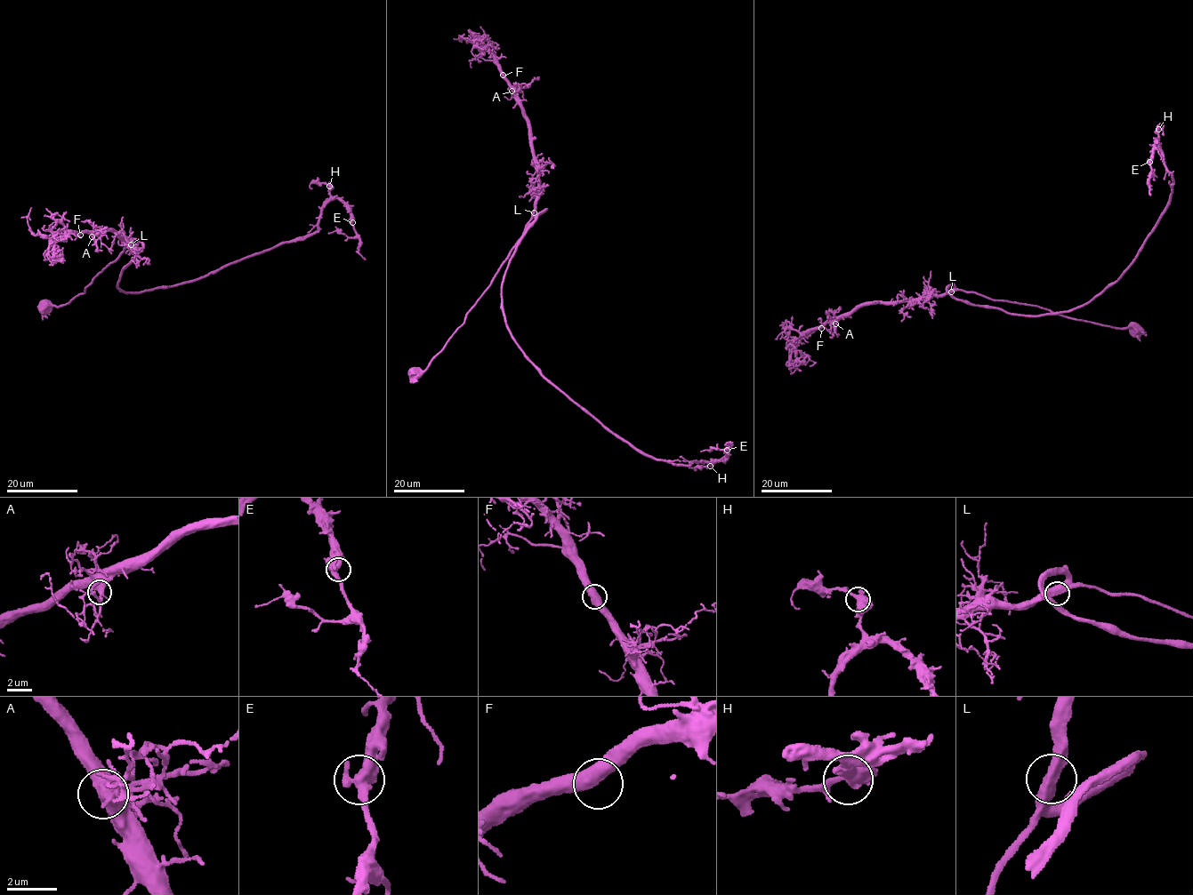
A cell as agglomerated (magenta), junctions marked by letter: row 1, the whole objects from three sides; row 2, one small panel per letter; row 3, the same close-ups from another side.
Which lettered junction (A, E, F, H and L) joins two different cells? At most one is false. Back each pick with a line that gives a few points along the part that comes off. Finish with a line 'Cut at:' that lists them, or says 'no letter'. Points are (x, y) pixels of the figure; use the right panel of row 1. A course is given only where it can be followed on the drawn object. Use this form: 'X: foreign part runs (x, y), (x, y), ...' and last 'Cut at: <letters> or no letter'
Cut at: no letter

